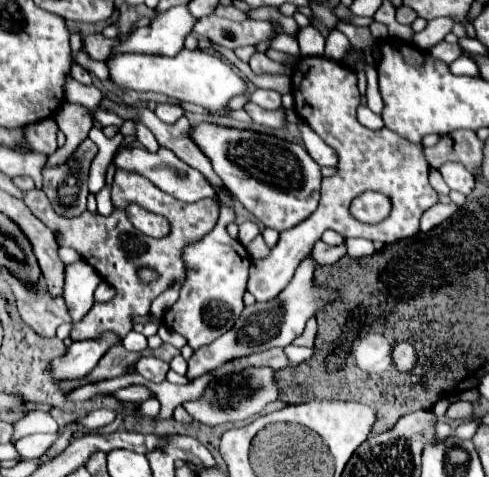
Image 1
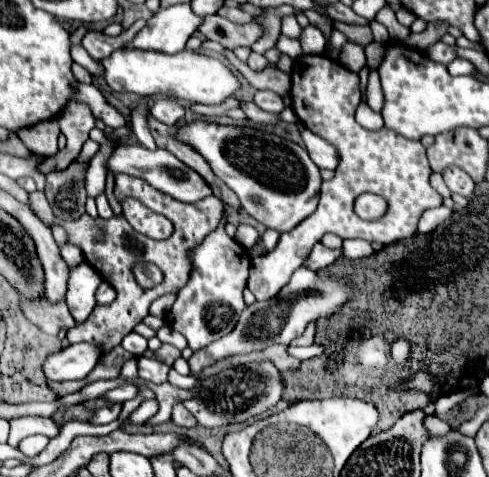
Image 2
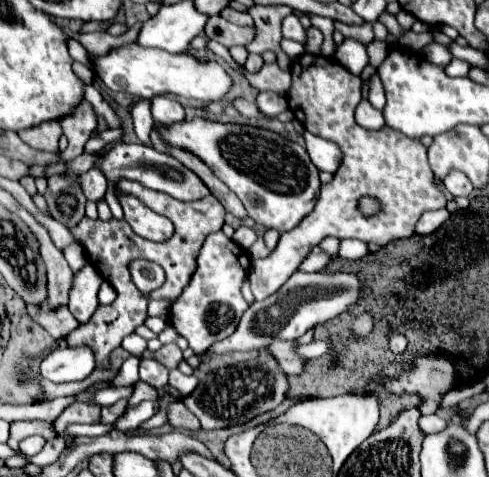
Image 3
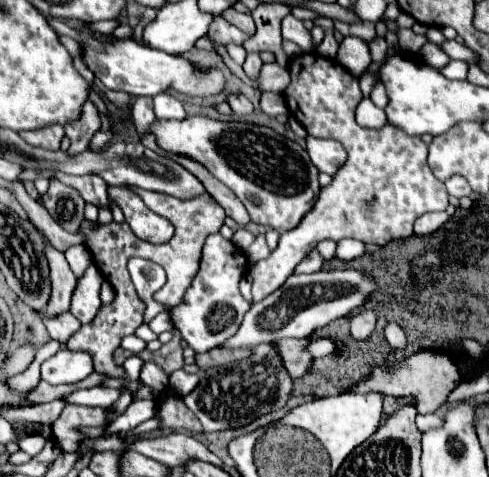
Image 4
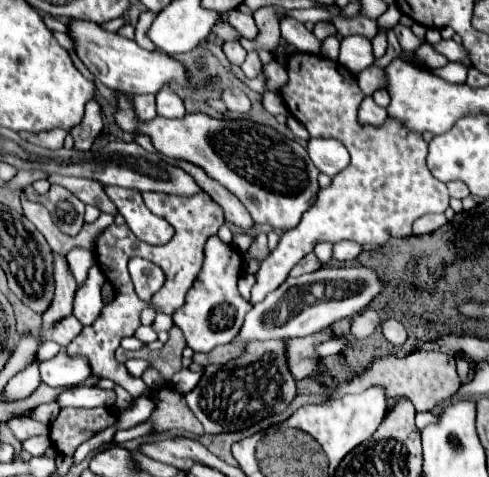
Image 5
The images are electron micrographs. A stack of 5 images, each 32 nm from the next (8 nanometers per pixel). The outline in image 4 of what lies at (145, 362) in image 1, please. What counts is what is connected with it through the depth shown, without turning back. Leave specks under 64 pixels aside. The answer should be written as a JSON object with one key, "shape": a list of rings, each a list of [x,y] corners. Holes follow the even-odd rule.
{"shape":[[[146,362],[140,374],[140,380],[150,386],[156,392],[162,392],[168,388],[168,376],[164,374],[164,370],[160,366],[156,366],[154,362]]]}

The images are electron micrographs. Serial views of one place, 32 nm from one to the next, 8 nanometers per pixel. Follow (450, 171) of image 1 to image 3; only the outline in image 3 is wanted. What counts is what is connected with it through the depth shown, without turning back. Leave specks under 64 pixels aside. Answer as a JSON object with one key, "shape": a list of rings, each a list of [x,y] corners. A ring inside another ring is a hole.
{"shape":[[[450,172],[450,176],[444,178],[444,186],[452,196],[470,196],[472,194],[472,184],[468,184],[468,178],[460,172]]]}

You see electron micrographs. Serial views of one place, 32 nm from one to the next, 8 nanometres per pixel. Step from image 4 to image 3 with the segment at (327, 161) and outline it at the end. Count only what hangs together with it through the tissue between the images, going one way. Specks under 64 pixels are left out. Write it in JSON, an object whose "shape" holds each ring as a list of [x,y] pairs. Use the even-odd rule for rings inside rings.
{"shape":[[[304,132],[304,140],[306,140],[306,150],[308,150],[314,166],[322,172],[334,174],[344,156],[342,150],[338,148],[338,144],[332,144],[330,140],[324,140],[324,138],[316,138],[310,132]]]}

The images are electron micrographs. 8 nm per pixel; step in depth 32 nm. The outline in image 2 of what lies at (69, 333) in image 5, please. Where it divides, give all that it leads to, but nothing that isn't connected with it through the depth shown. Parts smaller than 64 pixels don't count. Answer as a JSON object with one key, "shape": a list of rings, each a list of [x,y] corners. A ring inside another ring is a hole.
{"shape":[[[20,296],[20,300],[22,300],[24,316],[50,336],[58,336],[58,332],[62,328],[70,330],[72,326],[76,326],[76,322],[64,302],[52,304],[46,298],[32,302],[32,300],[24,300],[24,296]]]}

